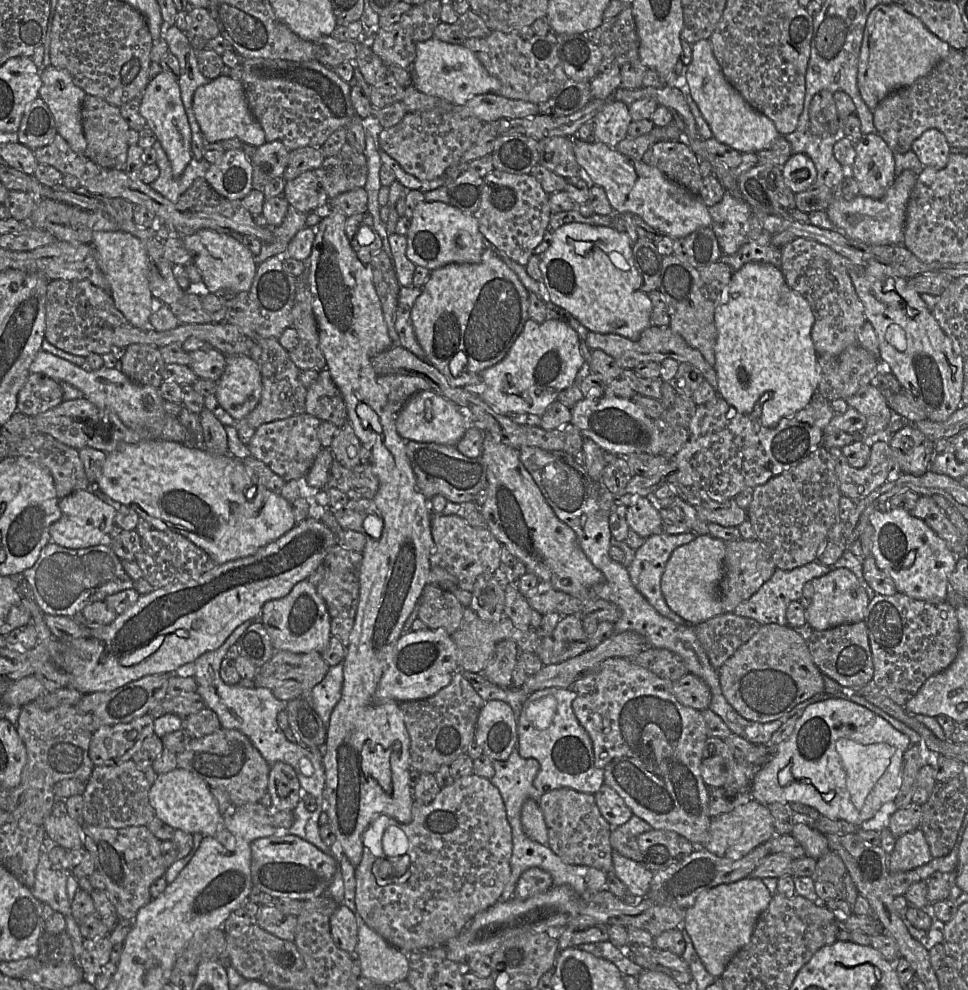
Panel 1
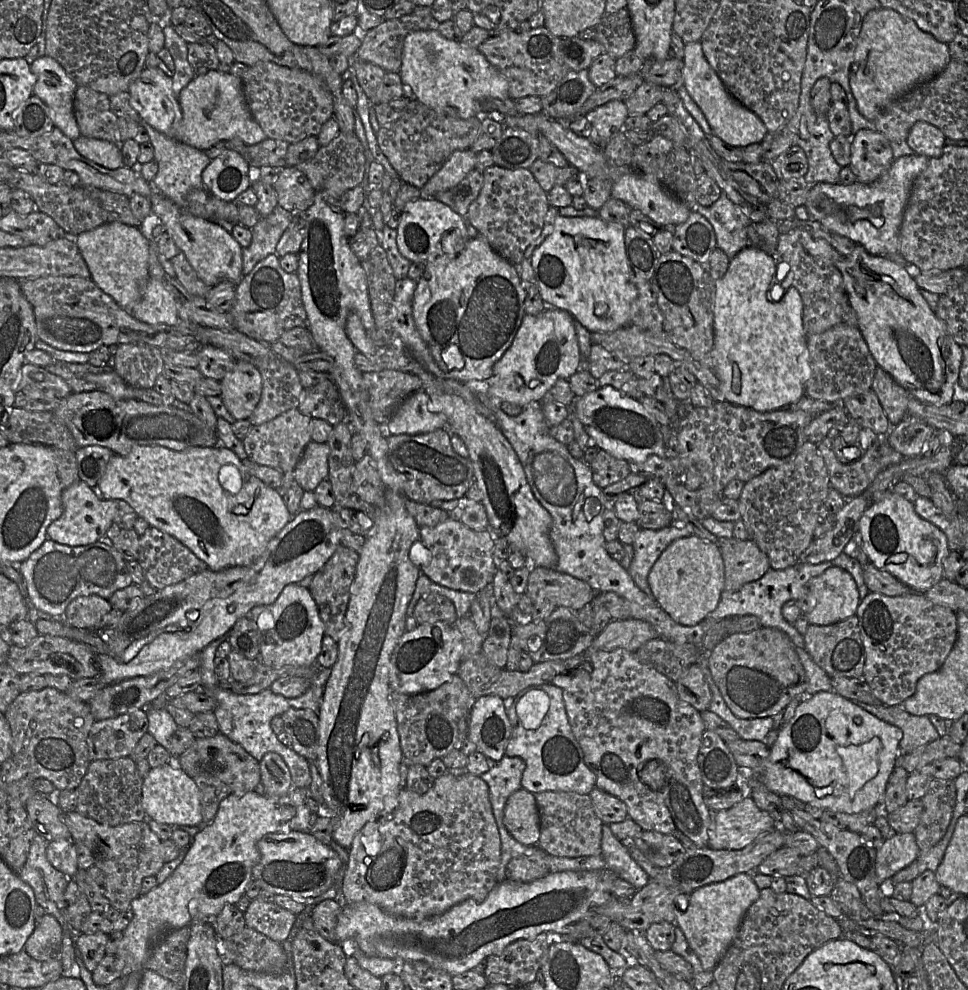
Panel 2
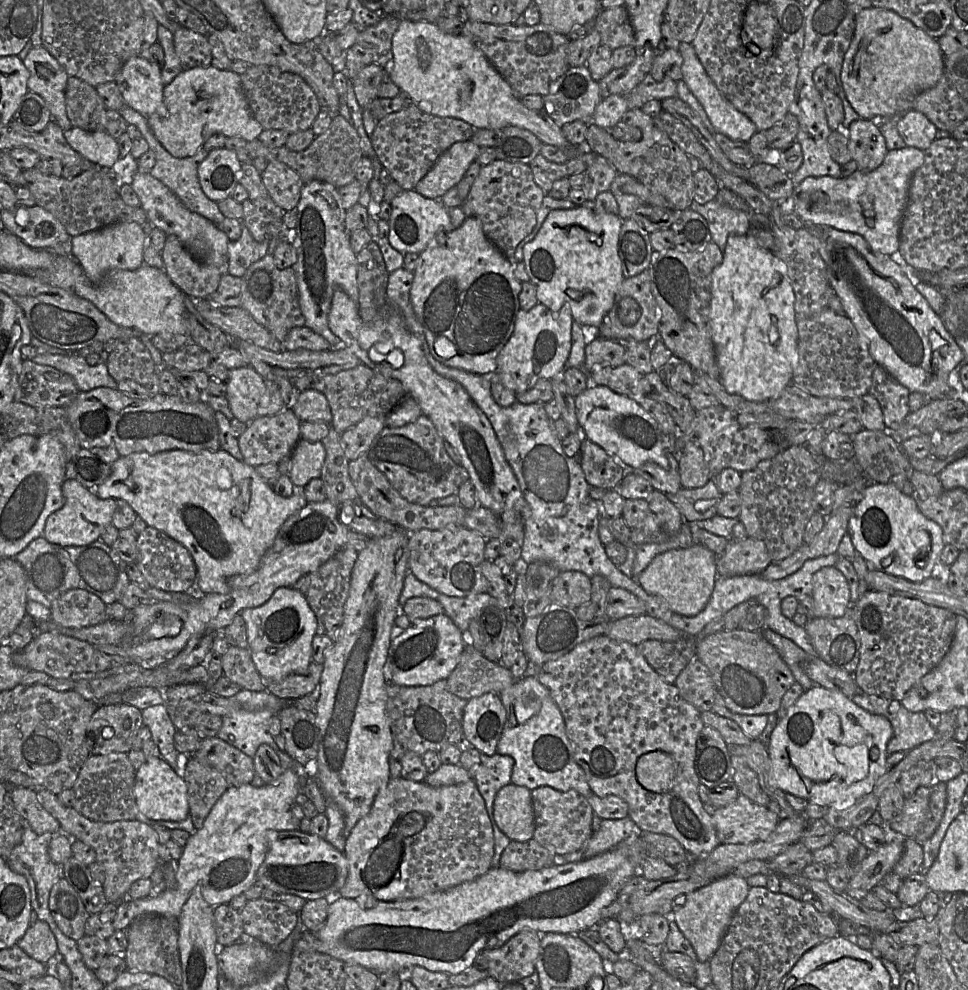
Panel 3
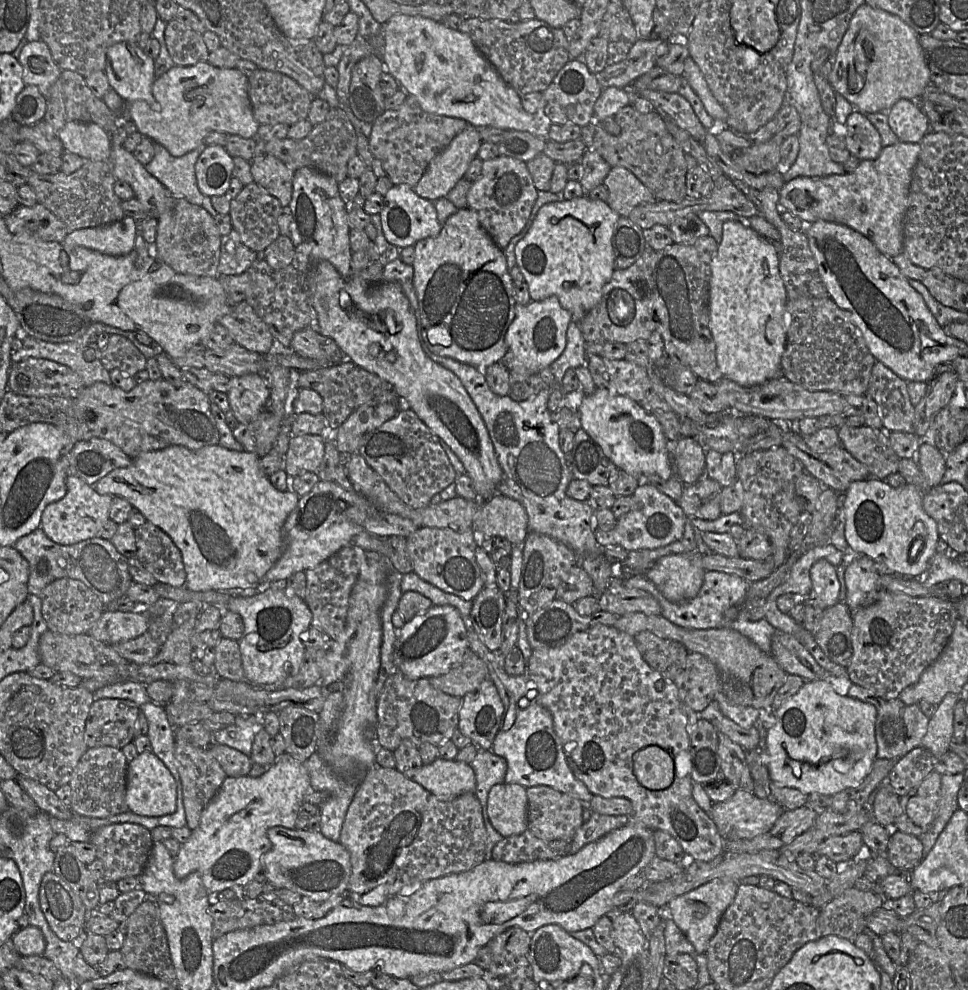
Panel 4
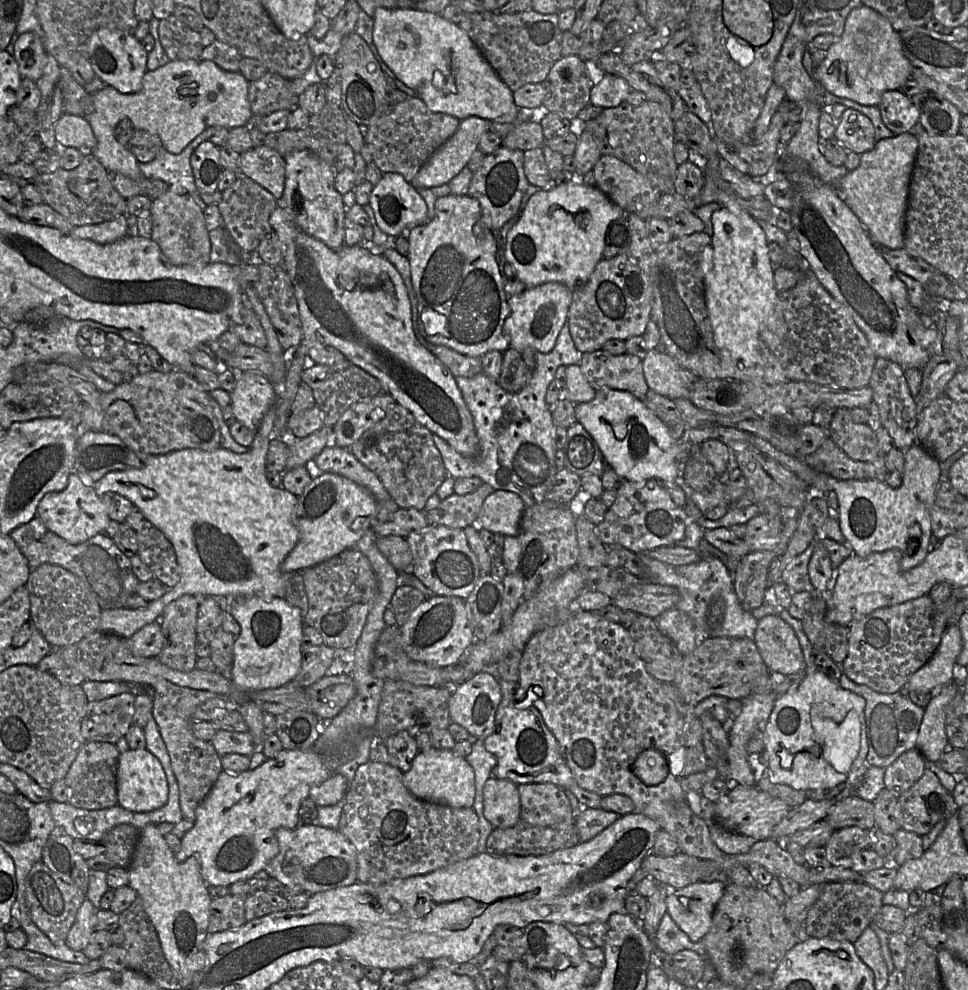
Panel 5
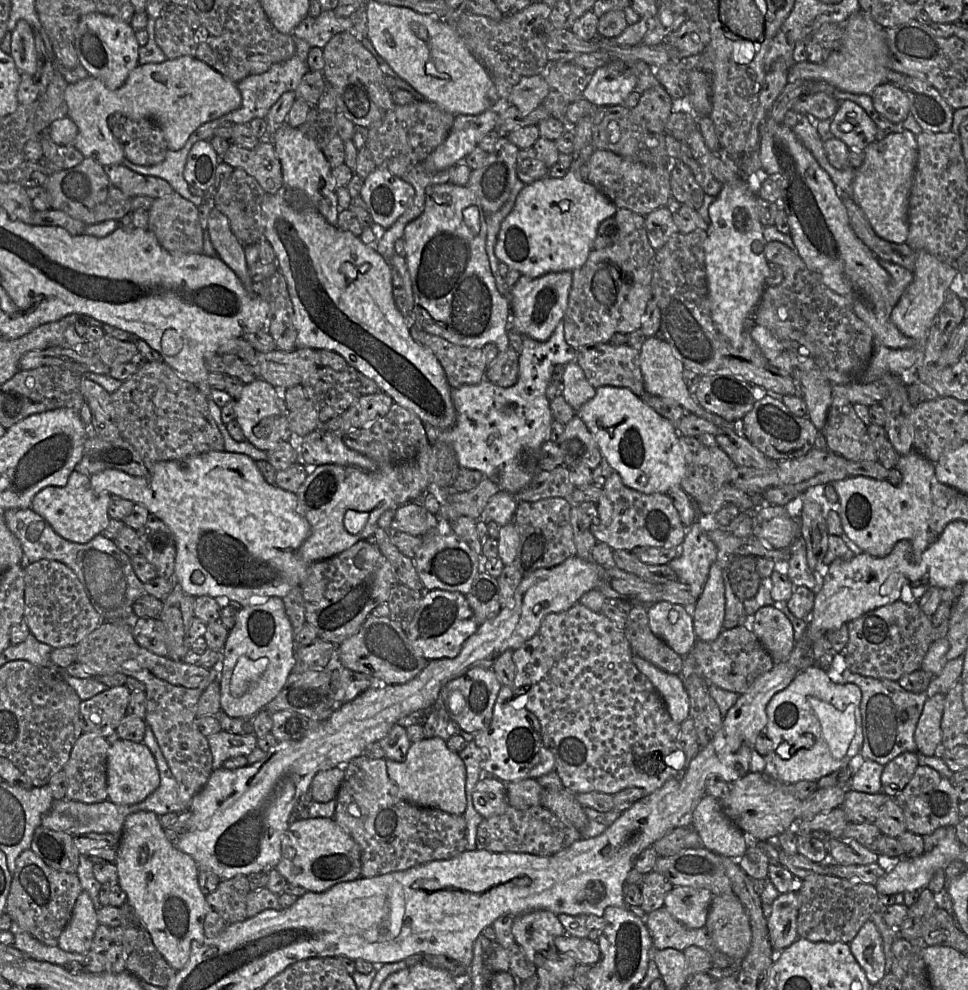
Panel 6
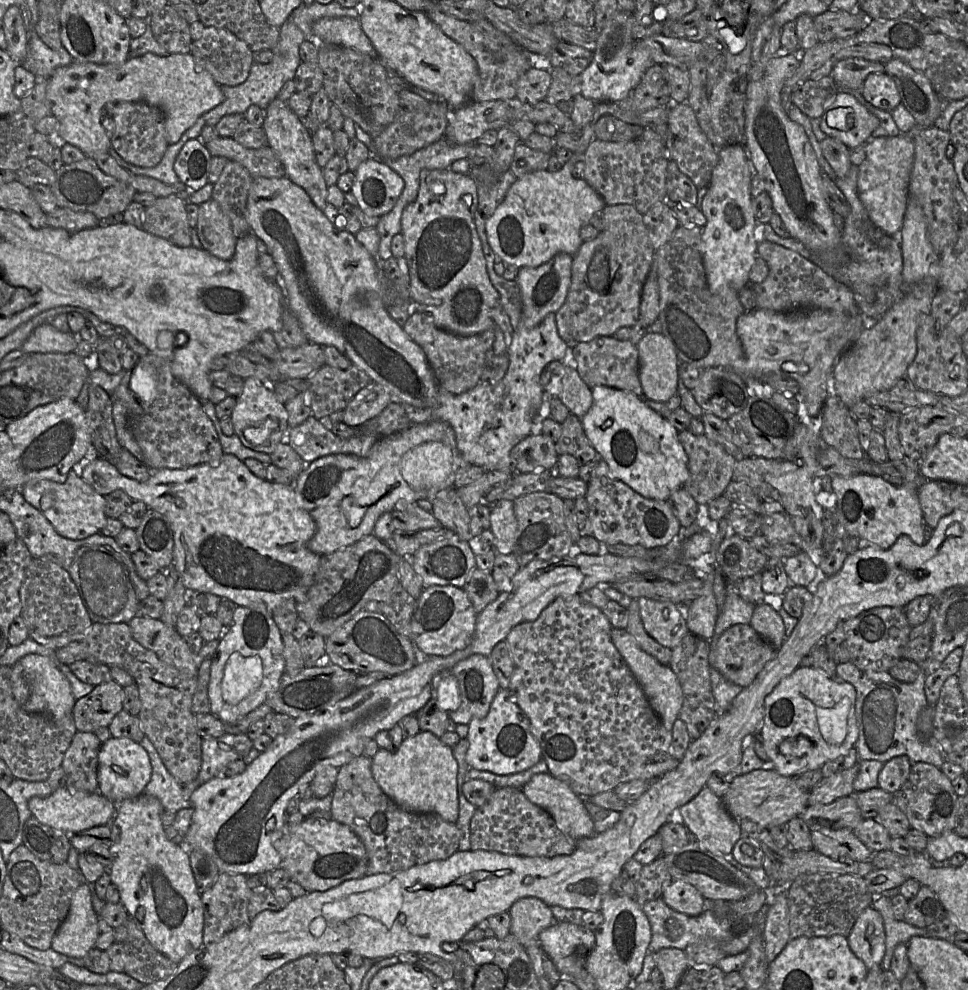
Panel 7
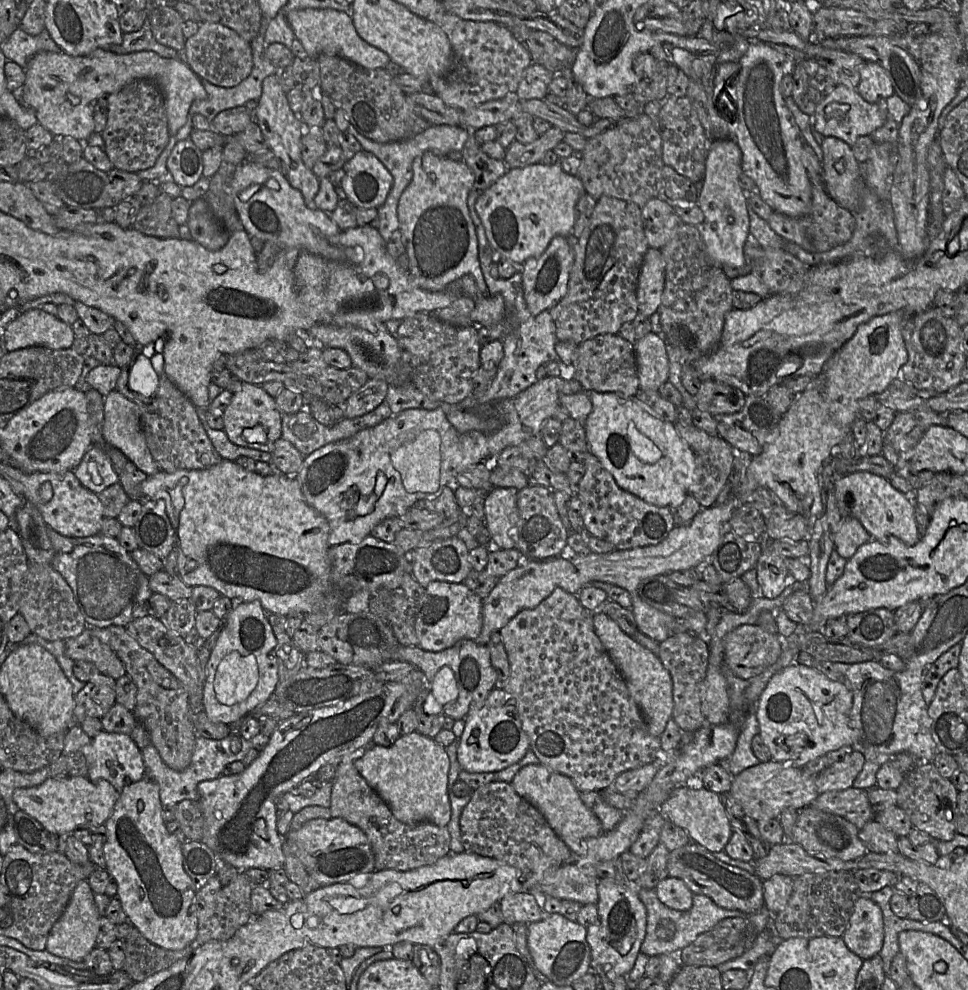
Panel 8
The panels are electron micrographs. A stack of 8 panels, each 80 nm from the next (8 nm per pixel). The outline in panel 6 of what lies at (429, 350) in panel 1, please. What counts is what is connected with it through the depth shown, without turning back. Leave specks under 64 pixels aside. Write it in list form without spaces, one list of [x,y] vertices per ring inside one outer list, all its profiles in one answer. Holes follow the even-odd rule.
[[[443,183],[426,188],[424,210],[406,225],[403,234],[415,301],[414,315],[424,330],[453,344],[483,348],[487,343],[494,343],[499,352],[505,352],[509,348],[511,305],[509,298],[496,287],[486,252],[486,237],[486,216],[475,193],[468,186]]]

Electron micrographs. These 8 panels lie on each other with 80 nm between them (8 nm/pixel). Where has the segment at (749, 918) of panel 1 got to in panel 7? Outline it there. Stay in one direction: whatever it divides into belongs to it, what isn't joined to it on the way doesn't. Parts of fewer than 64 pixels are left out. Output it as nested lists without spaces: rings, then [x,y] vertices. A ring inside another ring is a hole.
[[[672,880],[661,898],[670,908],[688,916],[698,916],[705,909],[713,909],[696,888],[682,880]]]

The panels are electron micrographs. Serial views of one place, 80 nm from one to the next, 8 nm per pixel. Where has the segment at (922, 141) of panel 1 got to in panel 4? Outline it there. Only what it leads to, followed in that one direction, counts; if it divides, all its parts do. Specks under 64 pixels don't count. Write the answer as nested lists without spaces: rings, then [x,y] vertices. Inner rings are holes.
[[[900,99],[887,112],[888,123],[902,142],[920,143],[930,130],[929,119],[916,101]]]

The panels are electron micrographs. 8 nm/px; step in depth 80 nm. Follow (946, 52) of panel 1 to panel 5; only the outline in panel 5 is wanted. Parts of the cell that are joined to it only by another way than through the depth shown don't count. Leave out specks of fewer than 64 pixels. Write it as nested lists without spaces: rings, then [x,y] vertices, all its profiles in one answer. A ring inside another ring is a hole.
[[[866,5],[854,8],[844,31],[826,51],[825,59],[814,69],[814,81],[832,94],[857,103],[878,106],[885,91],[901,90],[912,77],[900,37],[888,18]]]

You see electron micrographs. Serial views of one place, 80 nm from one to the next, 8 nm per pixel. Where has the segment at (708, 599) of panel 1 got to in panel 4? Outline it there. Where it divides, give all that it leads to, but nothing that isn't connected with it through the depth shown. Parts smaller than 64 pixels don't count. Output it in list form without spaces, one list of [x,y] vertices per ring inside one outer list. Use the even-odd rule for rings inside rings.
[[[694,552],[662,557],[647,569],[645,576],[666,599],[683,602],[698,595],[705,573],[702,554]]]

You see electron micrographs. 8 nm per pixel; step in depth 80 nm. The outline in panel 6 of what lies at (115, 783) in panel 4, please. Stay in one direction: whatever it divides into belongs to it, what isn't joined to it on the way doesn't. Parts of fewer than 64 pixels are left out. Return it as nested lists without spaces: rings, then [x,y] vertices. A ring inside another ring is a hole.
[[[81,734],[64,766],[67,777],[66,799],[86,804],[108,799],[107,755],[111,744],[94,734]]]

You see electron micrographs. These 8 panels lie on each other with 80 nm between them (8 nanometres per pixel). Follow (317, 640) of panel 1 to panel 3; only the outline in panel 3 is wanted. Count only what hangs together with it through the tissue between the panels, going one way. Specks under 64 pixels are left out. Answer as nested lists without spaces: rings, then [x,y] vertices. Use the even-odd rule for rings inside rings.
[[[292,587],[278,588],[262,606],[240,612],[247,627],[248,649],[257,672],[265,680],[281,680],[305,670],[312,662],[317,619],[305,595]]]

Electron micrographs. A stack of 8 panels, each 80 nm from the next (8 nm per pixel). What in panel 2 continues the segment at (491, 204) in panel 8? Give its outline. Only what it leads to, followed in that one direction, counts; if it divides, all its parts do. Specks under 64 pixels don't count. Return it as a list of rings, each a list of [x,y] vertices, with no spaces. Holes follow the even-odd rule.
[[[559,216],[552,233],[531,256],[543,301],[569,312],[590,333],[613,332],[629,325],[631,305],[638,291],[630,280],[625,229],[600,217]]]

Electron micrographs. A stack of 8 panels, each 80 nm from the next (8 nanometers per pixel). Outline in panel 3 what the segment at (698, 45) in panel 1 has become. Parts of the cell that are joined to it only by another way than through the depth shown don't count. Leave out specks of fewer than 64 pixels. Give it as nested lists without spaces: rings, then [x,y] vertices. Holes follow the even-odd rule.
[[[681,43],[678,50],[683,58],[682,79],[703,107],[715,131],[724,134],[732,140],[748,142],[758,131],[754,123],[724,98],[705,71],[692,44]]]

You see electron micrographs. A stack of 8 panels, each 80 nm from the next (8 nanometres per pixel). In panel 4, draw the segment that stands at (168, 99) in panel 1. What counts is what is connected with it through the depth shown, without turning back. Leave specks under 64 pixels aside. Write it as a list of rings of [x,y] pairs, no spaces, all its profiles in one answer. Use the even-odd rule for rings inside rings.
[[[119,42],[106,52],[104,69],[109,84],[125,101],[155,101],[152,86],[155,81],[154,60],[137,43]]]

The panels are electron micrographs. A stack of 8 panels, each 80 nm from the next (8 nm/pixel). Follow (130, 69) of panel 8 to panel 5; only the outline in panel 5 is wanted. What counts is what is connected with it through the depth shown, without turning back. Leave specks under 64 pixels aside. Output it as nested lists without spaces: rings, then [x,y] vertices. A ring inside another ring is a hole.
[[[207,60],[169,61],[154,71],[147,71],[142,87],[136,93],[123,94],[105,85],[91,93],[94,111],[84,117],[90,124],[97,144],[89,152],[107,172],[118,172],[132,179],[144,178],[139,162],[132,152],[115,136],[118,123],[127,118],[134,129],[158,136],[164,148],[180,154],[202,131],[212,126],[227,129],[246,126],[253,116],[249,101],[250,82],[241,72],[228,72]]]

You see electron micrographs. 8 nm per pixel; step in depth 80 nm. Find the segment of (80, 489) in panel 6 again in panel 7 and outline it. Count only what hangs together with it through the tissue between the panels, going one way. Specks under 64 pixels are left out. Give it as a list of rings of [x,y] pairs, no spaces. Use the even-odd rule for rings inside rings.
[[[74,469],[69,471],[64,483],[42,479],[27,483],[19,491],[31,506],[41,511],[57,533],[65,538],[84,540],[94,534],[100,533],[106,524],[107,517],[105,515],[104,496],[97,493],[76,474]],[[47,492],[53,494],[54,504],[50,508],[43,510],[41,508],[40,499]]]

